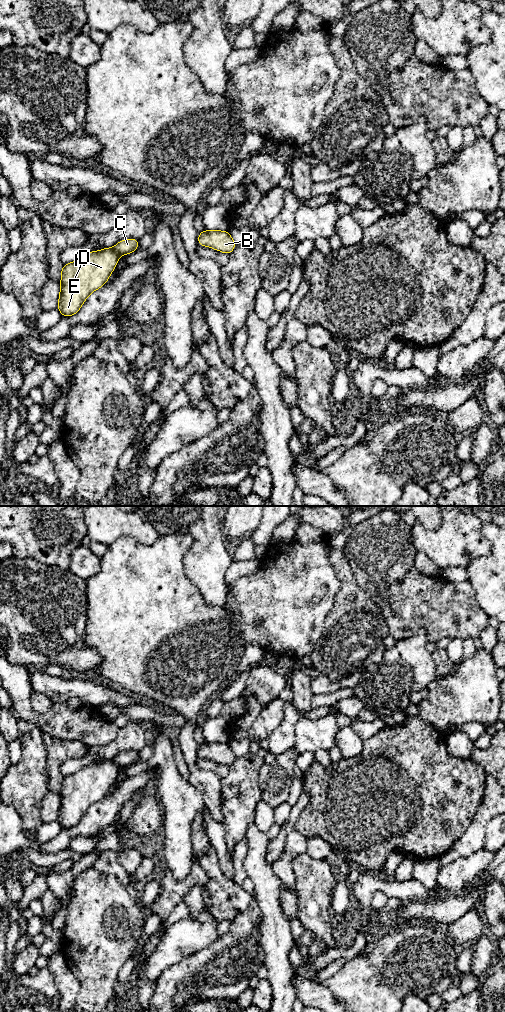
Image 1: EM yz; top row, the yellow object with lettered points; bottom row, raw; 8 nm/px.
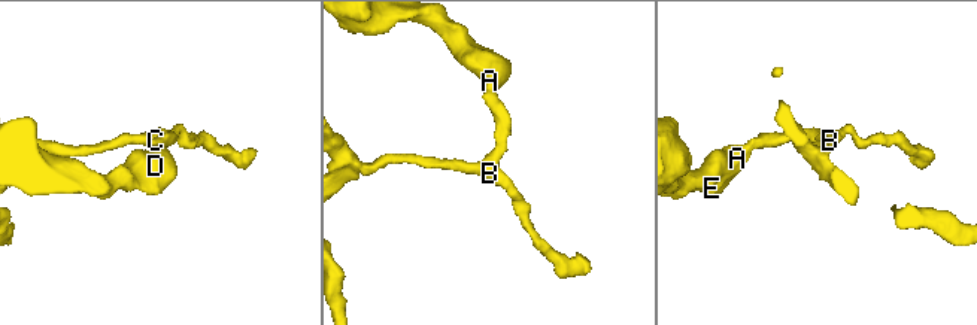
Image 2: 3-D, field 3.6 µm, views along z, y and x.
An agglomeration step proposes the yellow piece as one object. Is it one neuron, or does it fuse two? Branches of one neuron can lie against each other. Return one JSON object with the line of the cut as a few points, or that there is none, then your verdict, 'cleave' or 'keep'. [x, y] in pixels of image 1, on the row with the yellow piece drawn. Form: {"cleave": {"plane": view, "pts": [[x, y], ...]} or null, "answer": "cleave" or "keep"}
{"cleave": {"plane": "yz", "pts": [[113, 248], [120, 254]]}, "answer": "cleave"}

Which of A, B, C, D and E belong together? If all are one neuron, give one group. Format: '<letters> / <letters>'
A D E / B C

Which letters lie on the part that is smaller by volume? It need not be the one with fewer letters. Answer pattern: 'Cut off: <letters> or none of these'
Cut off: B, C

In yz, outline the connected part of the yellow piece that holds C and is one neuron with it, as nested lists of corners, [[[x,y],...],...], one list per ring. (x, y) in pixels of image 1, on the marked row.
[[[126,239],[119,241],[115,246],[114,249],[120,255],[127,255],[129,253],[135,252],[138,248],[139,240],[137,239]]]

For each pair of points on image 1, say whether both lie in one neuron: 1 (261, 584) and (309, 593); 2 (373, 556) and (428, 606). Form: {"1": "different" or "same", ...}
{"1": "same", "2": "same"}

